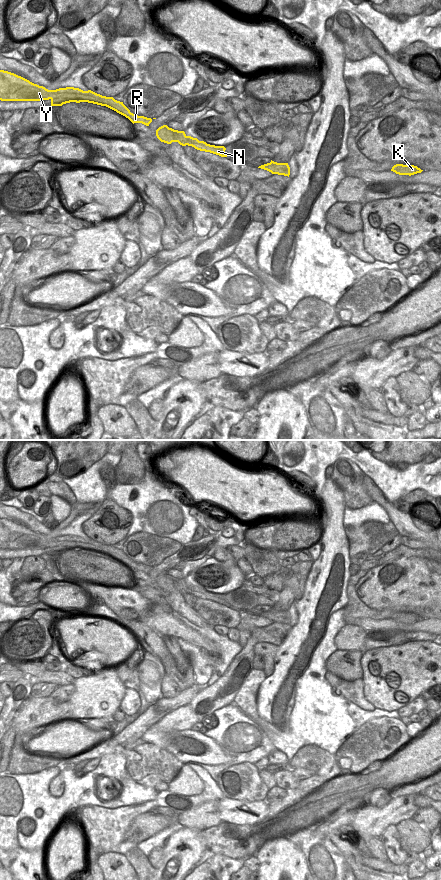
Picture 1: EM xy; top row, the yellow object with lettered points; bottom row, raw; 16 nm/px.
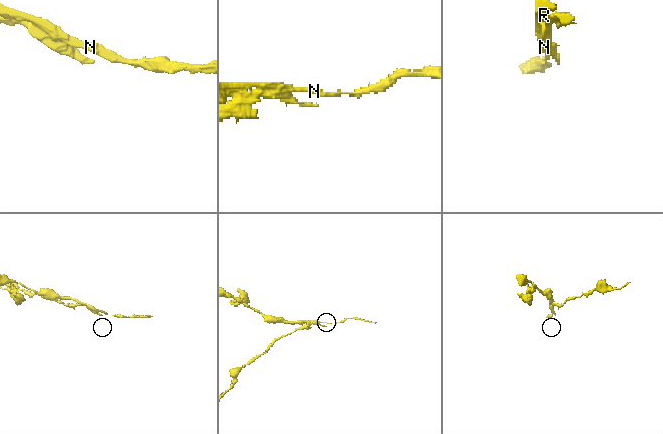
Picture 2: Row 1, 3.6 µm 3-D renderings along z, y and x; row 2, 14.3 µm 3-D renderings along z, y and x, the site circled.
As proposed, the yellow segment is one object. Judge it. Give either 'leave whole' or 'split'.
split

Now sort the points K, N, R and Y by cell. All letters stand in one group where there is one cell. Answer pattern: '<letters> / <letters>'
K N Y / R

